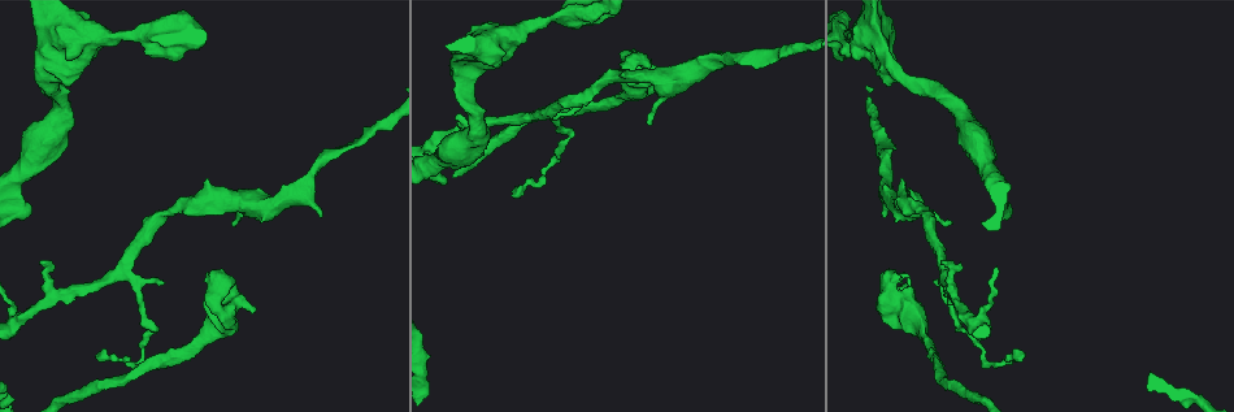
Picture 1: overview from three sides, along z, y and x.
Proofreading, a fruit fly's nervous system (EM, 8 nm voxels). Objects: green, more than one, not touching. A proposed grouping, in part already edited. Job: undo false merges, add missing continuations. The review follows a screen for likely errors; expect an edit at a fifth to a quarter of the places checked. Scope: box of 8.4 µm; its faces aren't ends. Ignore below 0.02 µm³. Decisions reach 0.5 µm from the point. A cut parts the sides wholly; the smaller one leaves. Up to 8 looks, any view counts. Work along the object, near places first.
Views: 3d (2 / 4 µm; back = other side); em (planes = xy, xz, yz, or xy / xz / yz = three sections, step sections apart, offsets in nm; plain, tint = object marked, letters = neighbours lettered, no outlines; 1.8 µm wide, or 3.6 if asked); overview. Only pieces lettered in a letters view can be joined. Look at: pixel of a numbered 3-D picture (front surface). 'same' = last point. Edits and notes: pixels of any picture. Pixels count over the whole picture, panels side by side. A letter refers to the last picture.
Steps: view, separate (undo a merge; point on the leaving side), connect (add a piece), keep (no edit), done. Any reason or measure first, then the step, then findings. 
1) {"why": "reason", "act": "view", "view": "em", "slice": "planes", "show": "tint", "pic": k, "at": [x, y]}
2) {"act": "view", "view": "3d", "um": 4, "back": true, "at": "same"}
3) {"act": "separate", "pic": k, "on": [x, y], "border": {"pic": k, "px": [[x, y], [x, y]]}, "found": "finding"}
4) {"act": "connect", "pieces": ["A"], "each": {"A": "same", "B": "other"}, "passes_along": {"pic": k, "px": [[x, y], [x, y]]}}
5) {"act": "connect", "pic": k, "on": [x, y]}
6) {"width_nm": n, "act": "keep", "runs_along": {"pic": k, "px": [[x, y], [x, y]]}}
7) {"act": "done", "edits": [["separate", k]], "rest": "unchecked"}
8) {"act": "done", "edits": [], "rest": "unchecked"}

{"why": "arms part here", "act": "view", "view": "3d", "um": 4, "pic": 1, "at": [878, 57]}

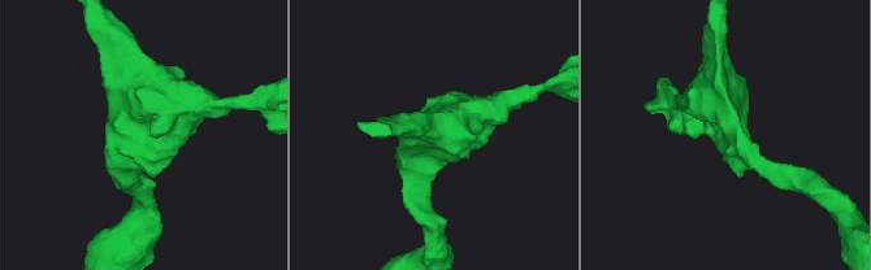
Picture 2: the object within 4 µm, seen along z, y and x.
{"why": "shape alone is not enough", "act": "view", "view": "em", "um": 3.6, "slice": "planes", "show": "letters", "pic": 2, "at": [729, 137]}

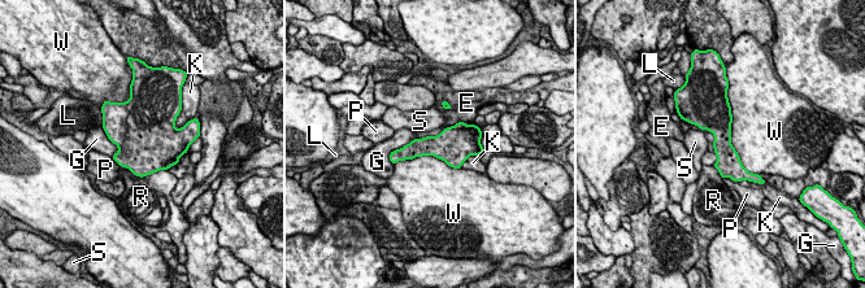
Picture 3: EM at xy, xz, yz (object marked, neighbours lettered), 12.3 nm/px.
{"width_nm": 260, "act": "keep", "each": {"E": "other", "G": "other", "K": "other", "L": "other", "P": "other", "R": "other", "S": "other", "W": "other"}, "border": {"pic": 3, "px": [[417, 138], [394, 149], [390, 162]]}, "found": "one neuron here"}

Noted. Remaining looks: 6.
{"why": "sudden change in width", "act": "view", "view": "em", "slice": "xy", "step": 8, "show": "tint", "pic": 1, "at": [634, 84]}

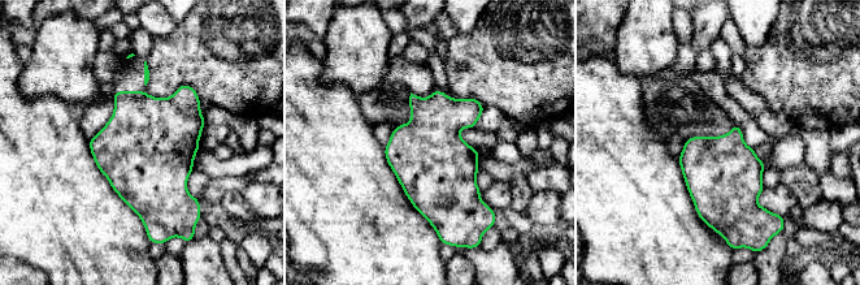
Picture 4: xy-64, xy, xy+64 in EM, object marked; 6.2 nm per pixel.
{"why": "another direction", "act": "view", "view": "em", "slice": "planes", "show": "letters", "at": "same"}

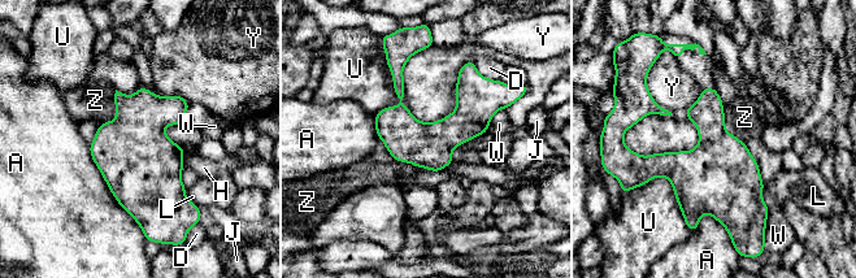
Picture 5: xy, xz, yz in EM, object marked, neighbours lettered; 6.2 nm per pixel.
{"act": "keep", "each": {"A": "other", "D": "other", "H": "other", "J": "other", "L": "other", "U": "other", "W": "other", "Y": "other", "Z": "other"}, "border": {"pic": 5, "px": [[116, 90], [116, 116], [99, 126]]}, "found": "all the same neuron"}

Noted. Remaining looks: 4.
{"why": "branch stops here", "act": "view", "view": "3d", "um": 4, "pic": 1, "at": [513, 196]}

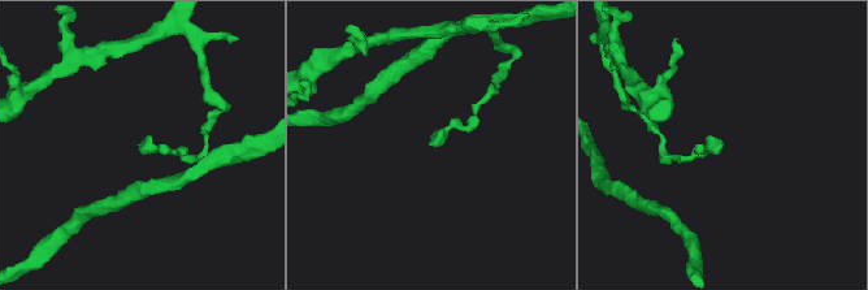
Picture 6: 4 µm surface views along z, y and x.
{"why": "shape alone is not enough", "act": "view", "view": "em", "slice": "xz", "step": 8, "show": "letters", "pic": 6, "at": [430, 146]}

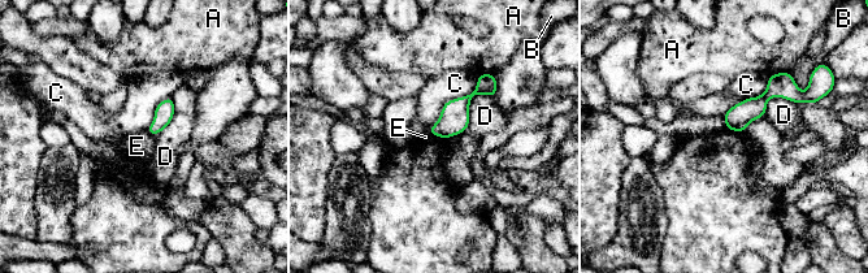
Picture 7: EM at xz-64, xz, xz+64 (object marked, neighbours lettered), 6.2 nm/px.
{"act": "view", "view": "em", "slice": "planes", "show": "letters", "at": "same"}

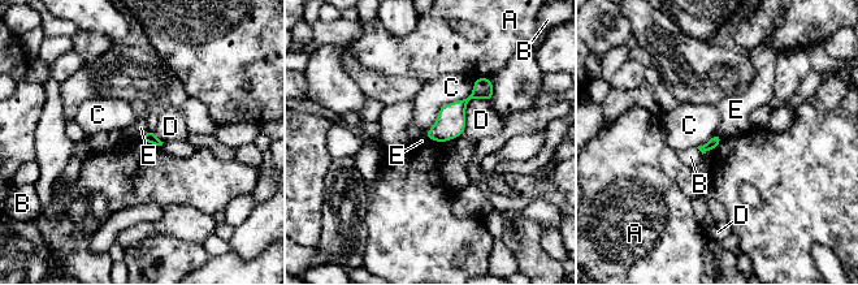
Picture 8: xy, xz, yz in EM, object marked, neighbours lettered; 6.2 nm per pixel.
{"width_nm": 70, "act": "keep", "each": {"A": "other", "B": "other", "C": "other", "D": "other", "E": "other"}, "found": "no lettered piece goes on from it"}

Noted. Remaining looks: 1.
{"why": "thick end", "act": "view", "view": "em", "slice": "planes", "show": "letters", "pic": 1, "at": [1007, 220]}

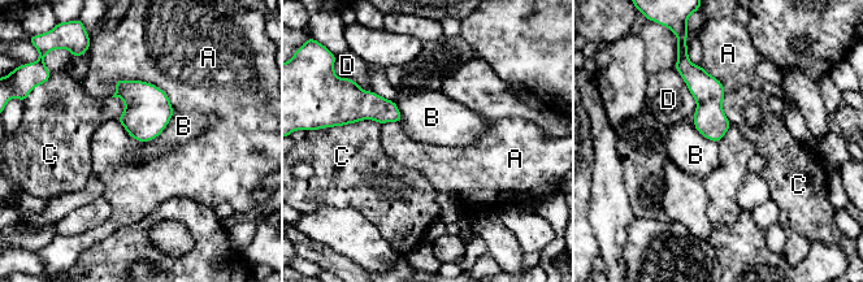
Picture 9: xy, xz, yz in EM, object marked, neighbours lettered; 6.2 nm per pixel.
{"act": "keep", "each": {"A": "other", "B": "other", "C": "other", "D": "other"}, "border": {"pic": 9, "px": [[113, 82], [151, 82], [174, 109]]}, "found": "none of them fits"}

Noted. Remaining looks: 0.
{"act": "done", "edits": [], "rest": "unchecked"}

